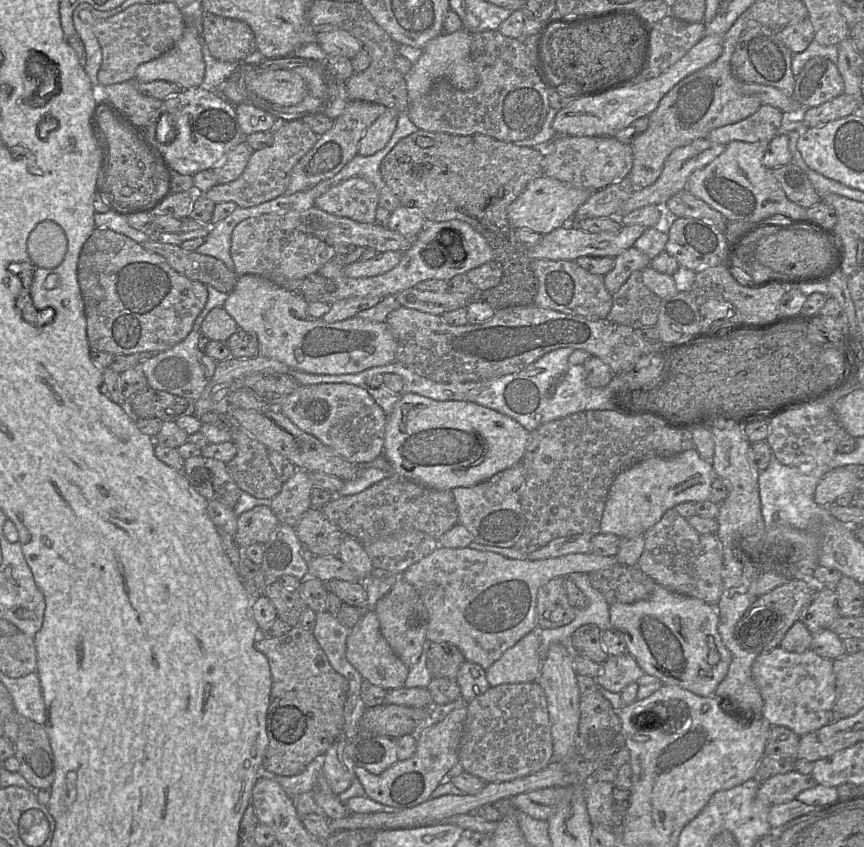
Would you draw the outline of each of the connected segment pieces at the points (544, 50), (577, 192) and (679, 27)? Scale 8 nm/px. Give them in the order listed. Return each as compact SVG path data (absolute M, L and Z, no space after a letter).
M607 16L573 24L558 22L549 27L540 42L540 62L544 77L551 86L573 88L566 83L574 83L580 87L575 90L588 92L615 81L621 86L633 81L640 71L643 46L643 30L631 16Z
M540 175L525 187L521 194L513 201L507 215L512 229L526 229L541 235L548 234L555 229L571 222L578 208L592 195L592 191Z
M671 14L666 15L651 26L646 70L640 79L661 75L705 36L703 22L688 23Z

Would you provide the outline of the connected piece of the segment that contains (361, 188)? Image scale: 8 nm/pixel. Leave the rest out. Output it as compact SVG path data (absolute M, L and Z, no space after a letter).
M352 177L316 198L314 207L360 223L375 222L379 190L362 177Z

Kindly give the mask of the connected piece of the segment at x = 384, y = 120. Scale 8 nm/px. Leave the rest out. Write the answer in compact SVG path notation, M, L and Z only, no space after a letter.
M387 108L365 131L358 145L358 155L371 156L383 149L389 142L397 125L400 111Z

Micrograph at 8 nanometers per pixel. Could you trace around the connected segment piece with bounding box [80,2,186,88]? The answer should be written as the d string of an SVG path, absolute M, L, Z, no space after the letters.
M171 2L133 4L106 19L97 19L90 11L82 10L80 19L91 26L101 46L99 88L133 80L136 68L172 49L183 36L186 27L181 10Z

